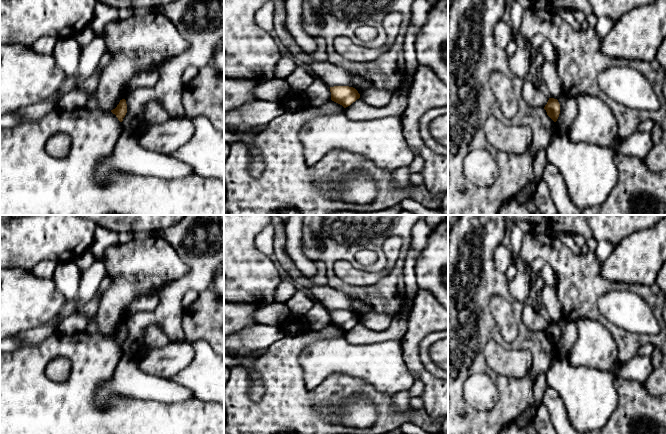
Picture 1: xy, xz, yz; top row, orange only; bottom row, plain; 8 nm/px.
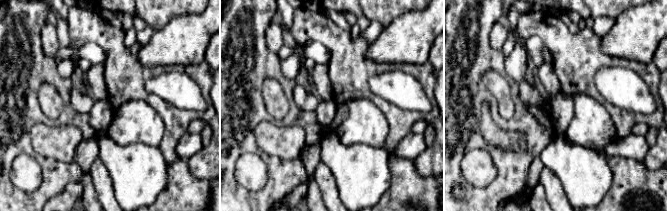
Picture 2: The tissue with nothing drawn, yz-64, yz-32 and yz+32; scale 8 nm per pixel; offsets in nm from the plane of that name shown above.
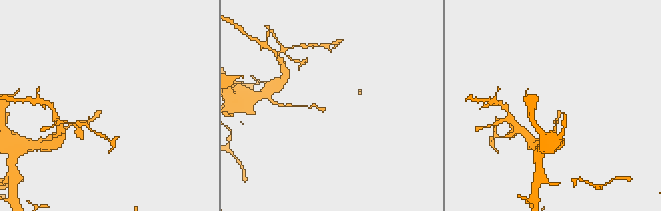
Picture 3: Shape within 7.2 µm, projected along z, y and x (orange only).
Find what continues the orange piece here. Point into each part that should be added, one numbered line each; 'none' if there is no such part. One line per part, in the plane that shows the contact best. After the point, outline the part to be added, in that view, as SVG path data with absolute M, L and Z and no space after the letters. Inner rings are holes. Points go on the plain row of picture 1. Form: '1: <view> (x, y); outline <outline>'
none

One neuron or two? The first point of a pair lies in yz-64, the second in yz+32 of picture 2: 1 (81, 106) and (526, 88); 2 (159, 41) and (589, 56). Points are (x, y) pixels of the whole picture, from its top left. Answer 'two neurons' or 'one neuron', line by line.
1: one neuron
2: two neurons

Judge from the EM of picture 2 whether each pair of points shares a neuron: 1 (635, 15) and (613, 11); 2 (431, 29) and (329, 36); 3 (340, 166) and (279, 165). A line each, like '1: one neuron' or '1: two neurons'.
1: two neurons
2: two neurons
3: two neurons

